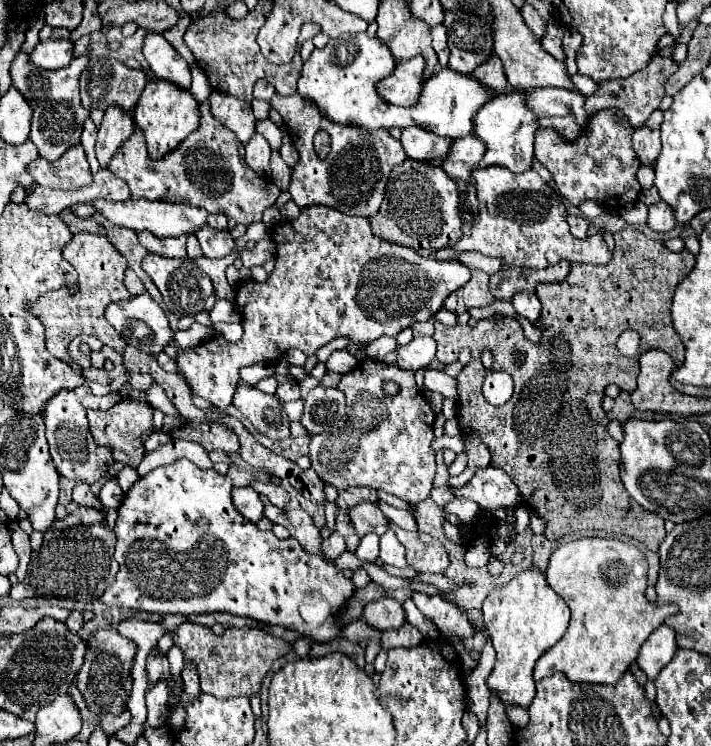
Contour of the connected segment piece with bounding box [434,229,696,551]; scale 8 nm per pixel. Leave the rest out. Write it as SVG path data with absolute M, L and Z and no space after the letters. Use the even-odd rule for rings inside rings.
M622 229L620 241L616 241L616 249L612 259L606 265L580 265L574 263L568 277L560 283L540 283L536 287L536 295L542 301L542 317L540 329L544 333L542 343L530 343L524 339L520 343L520 335L524 334L520 323L512 317L504 317L500 323L492 319L478 321L474 327L468 327L468 333L446 333L446 325L434 323L434 339L438 343L436 359L442 363L456 361L458 353L446 355L450 347L468 347L472 351L472 359L468 367L456 377L458 381L458 403L454 407L458 425L464 435L476 431L480 433L480 441L490 451L490 465L496 469L508 471L512 481L520 491L520 501L530 511L540 515L546 521L544 535L550 541L556 541L564 535L578 533L584 529L602 529L620 535L628 535L632 539L642 541L650 551L658 551L660 543L666 537L664 521L652 513L644 511L624 489L618 469L620 459L620 445L616 439L610 437L606 431L608 415L602 407L604 389L610 383L616 383L624 391L636 389L638 377L638 359L636 357L622 357L616 347L616 341L622 331L634 329L640 335L640 347L646 349L662 349L666 351L676 366L680 366L684 359L684 345L672 327L670 305L676 285L692 271L694 255L684 249L680 253L672 253L664 243L652 241L640 231ZM484 349L492 351L494 363L490 371L506 371L514 379L514 395L506 405L492 407L482 395L482 381L488 369L482 365L480 353ZM516 353L526 353L524 361L516 363Z

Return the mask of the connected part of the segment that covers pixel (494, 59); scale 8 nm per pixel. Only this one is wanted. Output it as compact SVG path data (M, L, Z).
M492 51L490 59L484 61L480 67L476 67L476 79L480 79L486 87L492 87L494 91L502 93L506 87L508 87L508 79L506 79L506 73L504 73L504 67L502 67L502 61L500 57Z

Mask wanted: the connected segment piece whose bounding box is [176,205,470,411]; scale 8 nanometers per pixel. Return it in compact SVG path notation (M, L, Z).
M308 205L302 209L300 217L292 221L280 221L272 227L272 241L276 243L276 267L274 271L268 275L268 279L264 283L258 283L258 281L242 281L238 287L236 287L236 303L240 305L240 311L242 311L242 325L244 325L244 337L238 341L238 343L228 343L222 335L212 335L208 341L192 347L192 349L182 349L176 357L178 361L178 367L180 371L188 377L188 385L190 389L200 395L202 399L210 401L214 407L218 407L220 411L226 411L226 407L232 403L232 397L234 397L234 391L236 391L236 385L240 381L240 367L248 367L248 365L254 365L254 363L260 363L260 361L266 361L266 359L282 359L284 353L288 349L300 349L304 355L314 355L322 345L330 343L332 339L336 337L346 337L350 339L352 343L362 343L362 345L368 345L372 343L374 339L382 337L382 335L390 335L390 337L396 337L402 329L410 327L412 323L416 321L428 321L430 317L434 317L434 313L444 305L444 299L464 287L470 279L470 269L466 265L462 265L460 261L438 261L438 259L430 259L430 257L424 257L420 255L418 251L410 249L410 247L404 247L404 245L398 245L398 243L390 243L386 239L380 239L372 233L372 227L370 227L370 219L368 217L350 217L350 215L344 215L332 207L326 207L326 205Z

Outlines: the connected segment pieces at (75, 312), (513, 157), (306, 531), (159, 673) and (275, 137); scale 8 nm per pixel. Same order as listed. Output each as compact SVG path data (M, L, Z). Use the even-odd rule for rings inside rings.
M78 233L72 237L72 241L64 247L62 257L78 271L78 285L76 293L70 293L68 289L48 291L46 295L40 295L36 303L26 303L26 311L42 321L46 327L46 347L48 351L70 365L76 373L82 373L82 367L70 357L68 345L78 335L94 335L104 345L112 347L114 351L122 353L126 349L126 341L122 335L104 319L106 307L116 301L130 299L130 293L124 285L124 271L128 267L124 255L104 237L94 233Z
M518 93L498 95L496 99L488 101L478 109L472 123L472 133L486 145L486 153L482 161L476 163L474 169L490 167L490 165L502 165L508 167L512 173L524 173L534 163L534 133L536 133L536 115L532 111L528 113L528 107L524 105L524 97Z
M266 503L264 515L266 515L272 523L284 525L284 527L290 531L290 535L292 535L294 539L298 539L298 543L300 543L308 553L314 553L314 555L324 557L320 531L316 529L316 525L312 523L312 519L310 519L310 515L308 515L306 511L300 511L300 509L278 509L276 505Z
M152 649L152 653L148 655L148 663L146 663L146 671L150 677L150 685L156 683L160 677L166 677L170 683L170 671L168 671L168 659L164 655L158 655L156 649Z
M266 119L266 121L260 121L260 123L256 123L256 131L260 131L266 139L268 139L268 143L270 143L270 147L274 149L274 151L278 151L280 149L280 141L282 141L282 131L270 121L270 119Z

